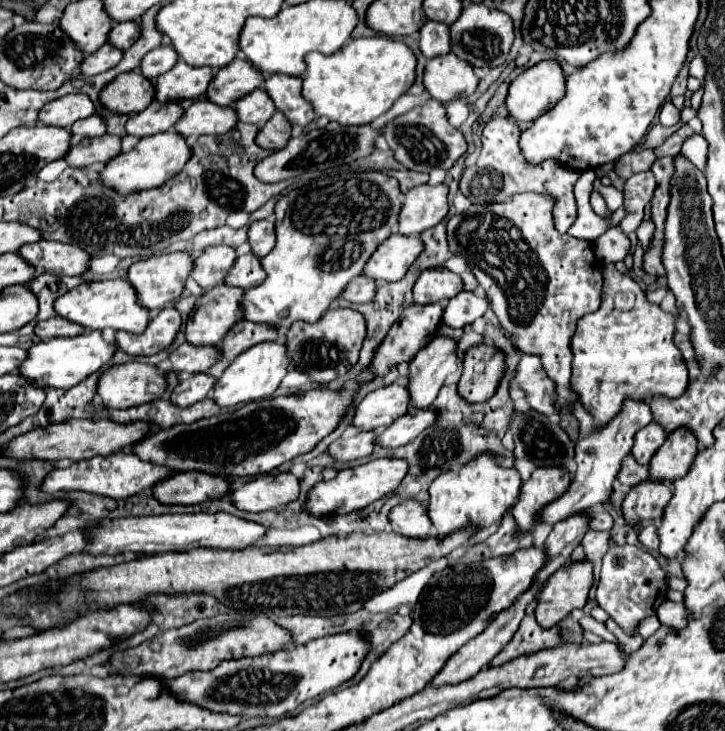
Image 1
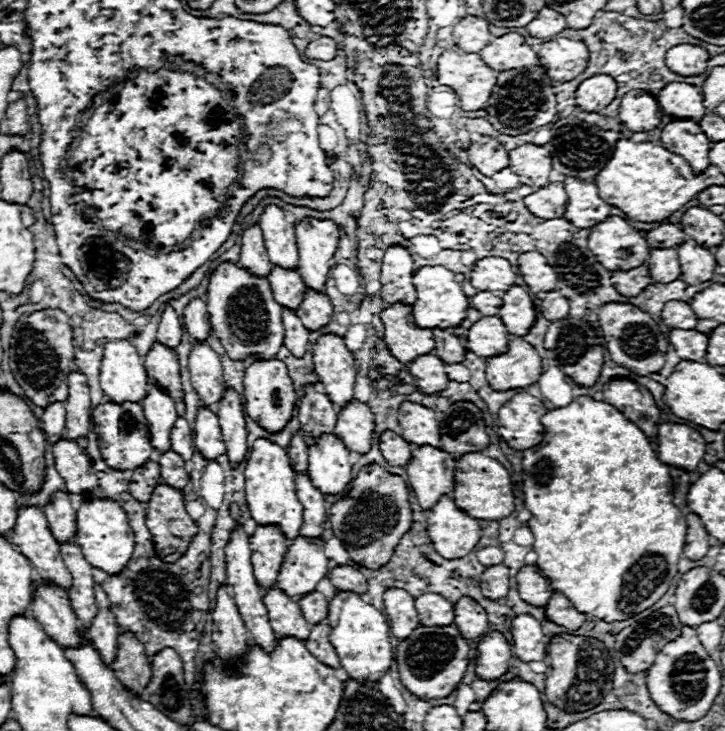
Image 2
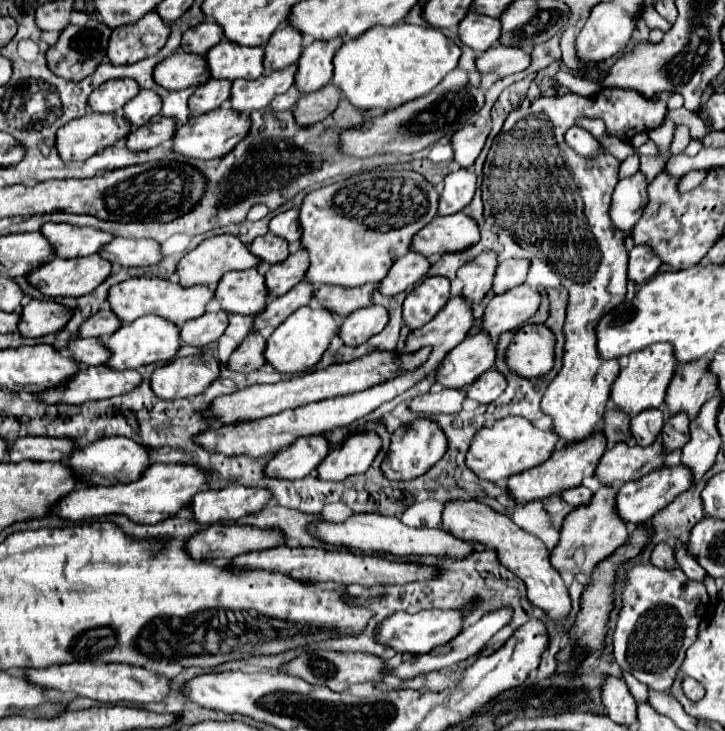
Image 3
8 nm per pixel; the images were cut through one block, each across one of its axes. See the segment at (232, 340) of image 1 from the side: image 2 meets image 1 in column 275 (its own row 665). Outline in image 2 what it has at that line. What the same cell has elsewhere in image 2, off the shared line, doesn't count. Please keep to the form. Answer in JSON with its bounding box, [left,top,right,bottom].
[304,624,340,668]

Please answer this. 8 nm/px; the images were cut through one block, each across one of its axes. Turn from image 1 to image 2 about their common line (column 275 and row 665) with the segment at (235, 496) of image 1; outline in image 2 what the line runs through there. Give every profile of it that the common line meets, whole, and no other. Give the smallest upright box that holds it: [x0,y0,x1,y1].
[474,632,512,680]

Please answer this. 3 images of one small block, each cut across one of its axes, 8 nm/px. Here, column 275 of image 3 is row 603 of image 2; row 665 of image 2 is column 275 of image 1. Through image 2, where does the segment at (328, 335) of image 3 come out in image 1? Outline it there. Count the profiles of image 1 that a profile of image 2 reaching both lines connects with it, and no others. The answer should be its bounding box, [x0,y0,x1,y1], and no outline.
[214,342,290,406]

